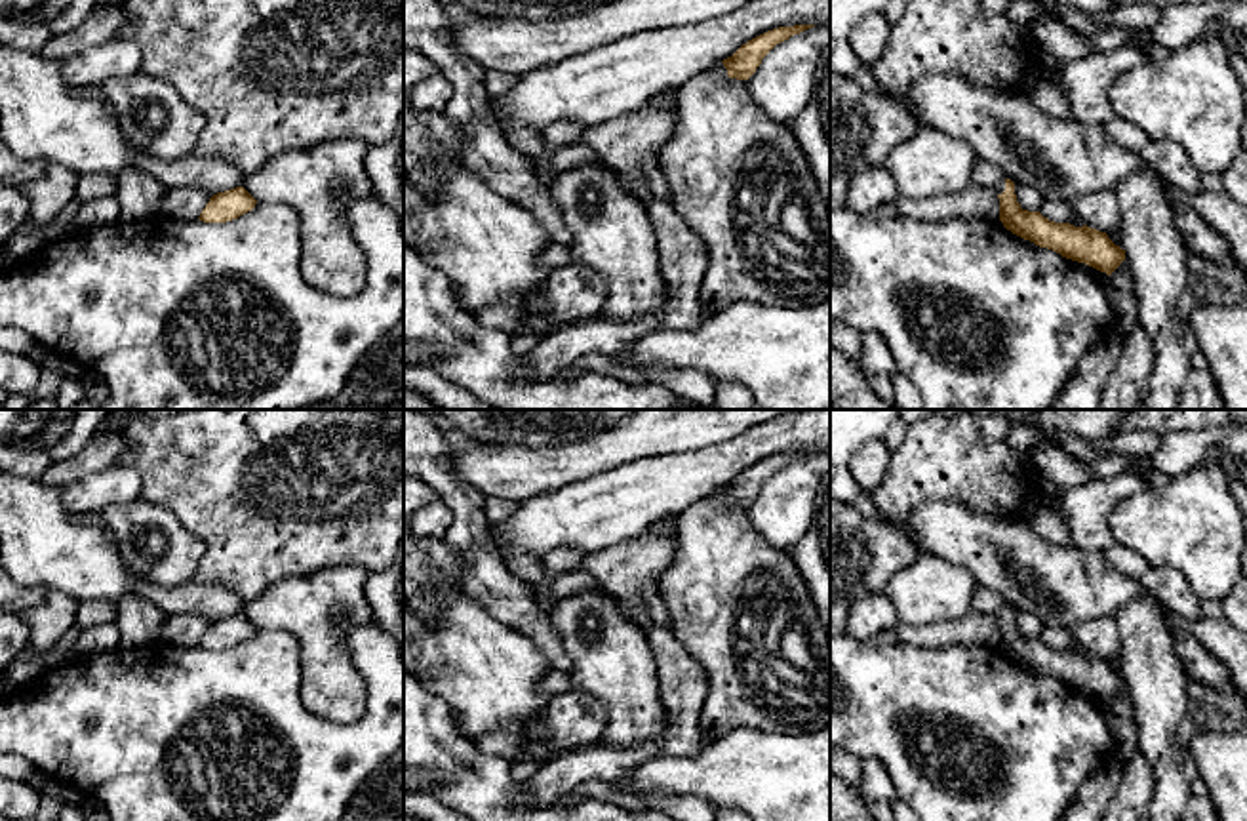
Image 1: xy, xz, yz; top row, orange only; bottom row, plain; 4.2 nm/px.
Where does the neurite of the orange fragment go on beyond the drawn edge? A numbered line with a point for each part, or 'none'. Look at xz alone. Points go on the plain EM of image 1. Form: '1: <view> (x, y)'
none

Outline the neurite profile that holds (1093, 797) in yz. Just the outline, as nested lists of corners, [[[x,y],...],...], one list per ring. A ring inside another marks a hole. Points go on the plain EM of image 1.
[[[1106,760],[1078,787],[1060,821],[1102,821],[1121,779],[1123,764]]]

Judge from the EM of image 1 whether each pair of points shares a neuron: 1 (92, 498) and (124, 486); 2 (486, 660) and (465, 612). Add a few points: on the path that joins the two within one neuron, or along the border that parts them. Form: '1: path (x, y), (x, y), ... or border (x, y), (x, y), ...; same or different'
1: path (99, 490), (117, 486); same
2: path (476, 648), (467, 635), (465, 623); same

